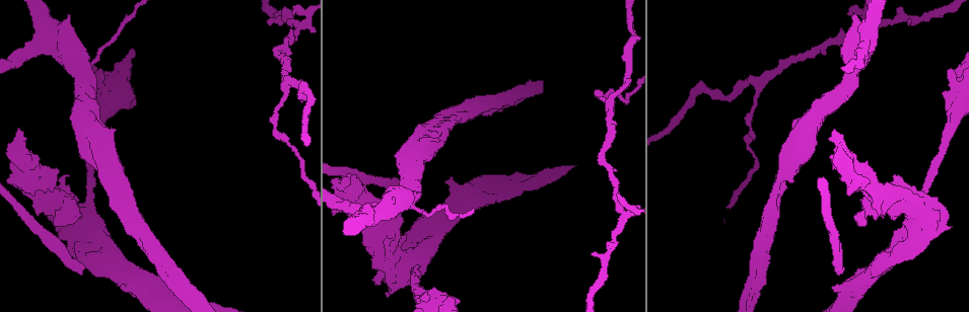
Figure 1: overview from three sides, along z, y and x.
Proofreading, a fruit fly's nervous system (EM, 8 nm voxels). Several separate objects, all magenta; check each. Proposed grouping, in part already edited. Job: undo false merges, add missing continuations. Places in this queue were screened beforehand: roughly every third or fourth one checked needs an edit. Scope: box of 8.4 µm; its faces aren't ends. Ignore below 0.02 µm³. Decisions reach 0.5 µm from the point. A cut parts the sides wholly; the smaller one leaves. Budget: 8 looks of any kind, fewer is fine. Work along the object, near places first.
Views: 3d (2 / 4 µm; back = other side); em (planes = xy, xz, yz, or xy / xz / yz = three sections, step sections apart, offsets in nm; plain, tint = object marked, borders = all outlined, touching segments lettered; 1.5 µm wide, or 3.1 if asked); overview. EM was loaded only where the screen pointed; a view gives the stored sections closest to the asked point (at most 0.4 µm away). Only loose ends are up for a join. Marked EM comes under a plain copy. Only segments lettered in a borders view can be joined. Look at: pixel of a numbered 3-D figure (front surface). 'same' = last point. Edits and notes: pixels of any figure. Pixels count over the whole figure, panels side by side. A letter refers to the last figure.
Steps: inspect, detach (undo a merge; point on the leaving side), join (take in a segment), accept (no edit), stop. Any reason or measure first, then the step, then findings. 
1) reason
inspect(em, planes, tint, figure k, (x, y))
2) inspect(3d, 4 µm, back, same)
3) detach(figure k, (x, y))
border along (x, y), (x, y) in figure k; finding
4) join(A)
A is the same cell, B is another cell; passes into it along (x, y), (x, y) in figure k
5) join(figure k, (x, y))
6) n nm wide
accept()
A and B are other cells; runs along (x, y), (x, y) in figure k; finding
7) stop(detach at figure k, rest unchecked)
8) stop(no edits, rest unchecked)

branch stops here
inspect(em, planes, borders, figure 1, (69, 14))

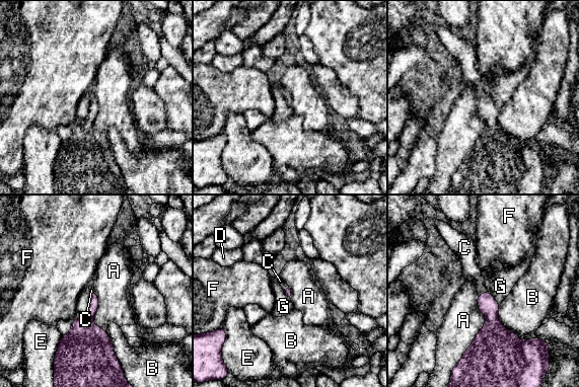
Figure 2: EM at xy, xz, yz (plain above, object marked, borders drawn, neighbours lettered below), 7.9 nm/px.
accept()
A, B, C, D, E, F and G are other cells; border along (487, 291), (479, 297) in figure 2; none of them fits

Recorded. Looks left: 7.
stops while still wide
inspect(3d, 4 µm, figure 1, (940, 234))

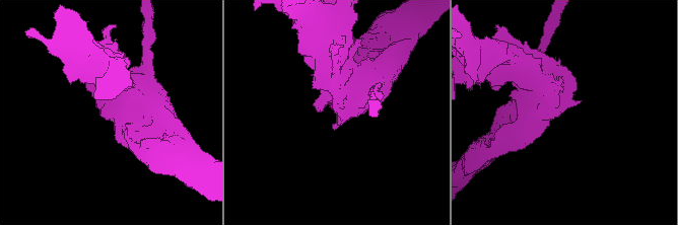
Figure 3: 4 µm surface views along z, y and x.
inspect(em, planes, borders, figure 3, (560, 115))

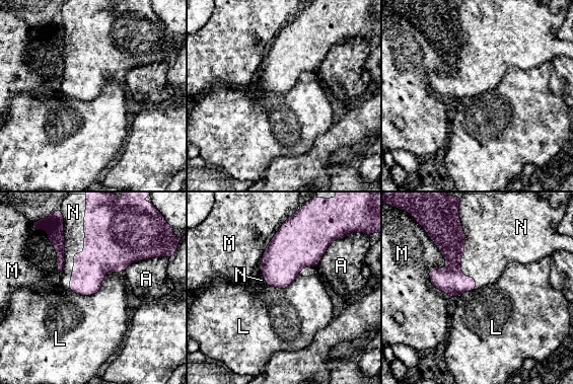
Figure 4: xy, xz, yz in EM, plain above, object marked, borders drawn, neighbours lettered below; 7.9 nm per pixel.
join(N)
N is the same cell, A, L and M are other cells; passes into it along (109, 246), (78, 252), (74, 233) in figure 4; it goes on there

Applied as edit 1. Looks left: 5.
free end
inspect(em, xy, step 8, borders, figure 1, (843, 270))

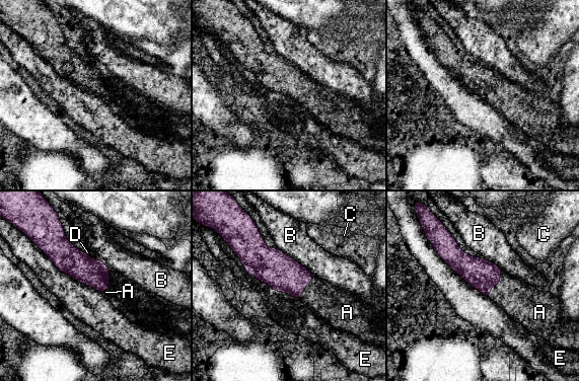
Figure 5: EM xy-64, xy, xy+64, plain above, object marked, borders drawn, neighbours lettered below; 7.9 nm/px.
join(A)
A is the same cell, B, C, D and E are other cells; passes into it along (480, 274), (496, 284), (521, 301) in figure 5; the neuron continues

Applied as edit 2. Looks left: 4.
stop(join at figure 4, join at figure 5, rest unchecked)

